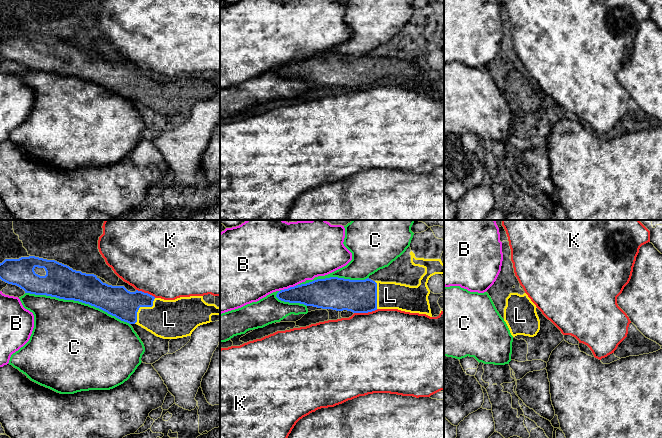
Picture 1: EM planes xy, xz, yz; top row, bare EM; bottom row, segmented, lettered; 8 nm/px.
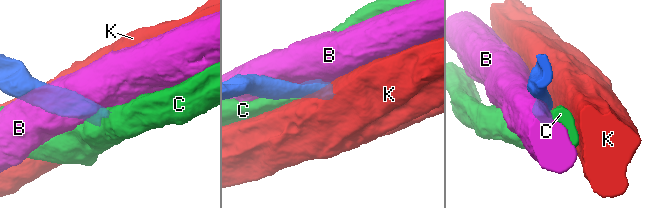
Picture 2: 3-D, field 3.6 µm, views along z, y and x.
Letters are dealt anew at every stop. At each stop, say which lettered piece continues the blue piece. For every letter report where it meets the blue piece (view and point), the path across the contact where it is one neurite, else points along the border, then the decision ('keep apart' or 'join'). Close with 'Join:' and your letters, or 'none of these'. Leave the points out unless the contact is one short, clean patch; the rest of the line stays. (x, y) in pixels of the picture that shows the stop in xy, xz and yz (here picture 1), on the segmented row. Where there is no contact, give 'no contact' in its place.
B: contact xz (288, 288); keep apart
C: contact xy (77, 300); keep apart
K: contact xz (365, 312); border xz (377, 309), (371, 312), (354, 313); keep apart
L: contact xy (141, 306); way xy (117, 301), (126, 306), (141, 306), (152, 314), (169, 319); join
Join: L

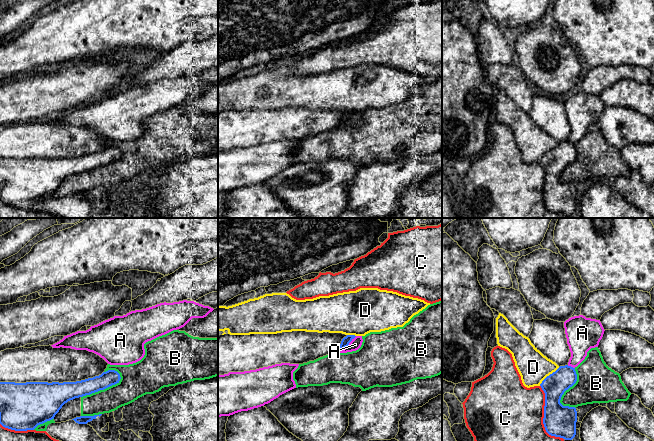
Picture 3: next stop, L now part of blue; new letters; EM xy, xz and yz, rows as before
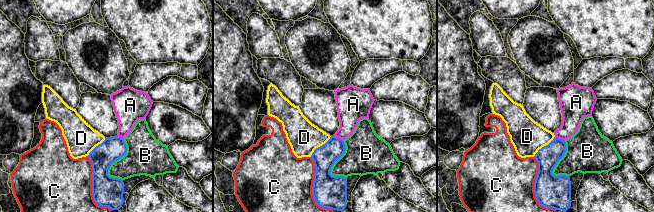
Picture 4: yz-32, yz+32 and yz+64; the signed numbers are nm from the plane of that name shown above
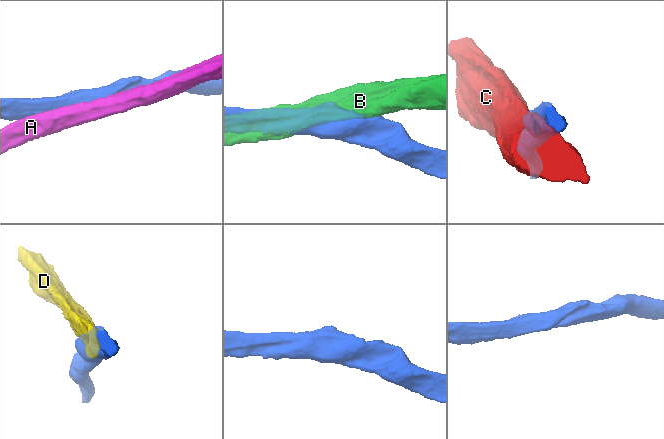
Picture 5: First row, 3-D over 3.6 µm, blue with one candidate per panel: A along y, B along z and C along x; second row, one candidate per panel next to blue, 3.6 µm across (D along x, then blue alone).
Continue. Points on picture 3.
A: contact xz (346, 346); border xz (356, 336), (341, 350), (337, 351); keep apart
B: contact xy (103, 389); keep apart
C: contact yz (544, 417); keep apart
D: contact yz (549, 375); keep apart
Join: none of these

